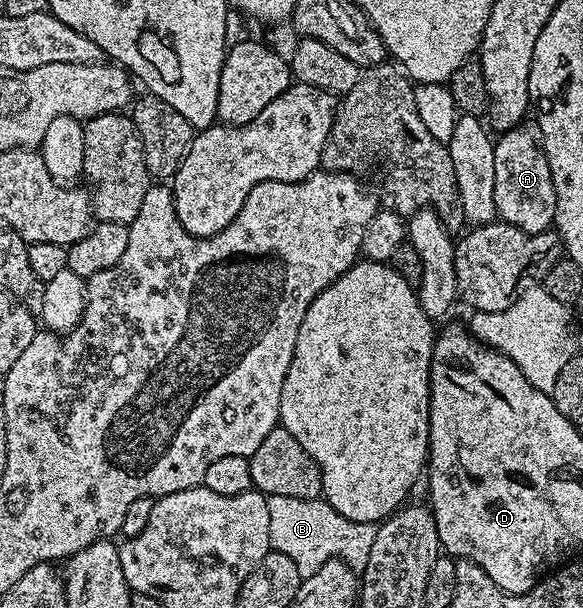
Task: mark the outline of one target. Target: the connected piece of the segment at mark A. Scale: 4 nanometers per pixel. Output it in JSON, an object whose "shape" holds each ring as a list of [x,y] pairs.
{"shape":[[[521,122],[510,130],[499,133],[494,148],[494,206],[497,217],[503,223],[523,232],[546,232],[556,219],[556,195],[554,178],[550,174],[550,162],[546,158],[542,130],[534,122]]]}

